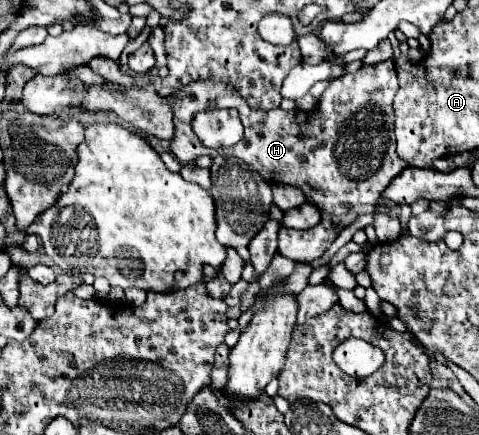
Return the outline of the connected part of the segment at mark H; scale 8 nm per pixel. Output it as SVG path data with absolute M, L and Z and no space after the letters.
M390 59L376 65L364 65L354 75L344 75L332 81L322 93L318 107L310 113L298 109L250 109L246 101L224 83L194 81L172 97L176 125L172 153L180 163L190 163L198 155L212 155L208 149L200 149L200 141L192 131L194 113L204 109L237 109L244 137L228 149L228 155L240 157L270 183L302 189L306 201L318 207L322 215L320 223L312 229L298 231L282 227L278 233L280 255L296 263L310 263L324 255L340 231L354 223L358 215L372 213L382 191L406 167L406 163L398 159L394 143L392 99L396 91L398 79L394 61Z

